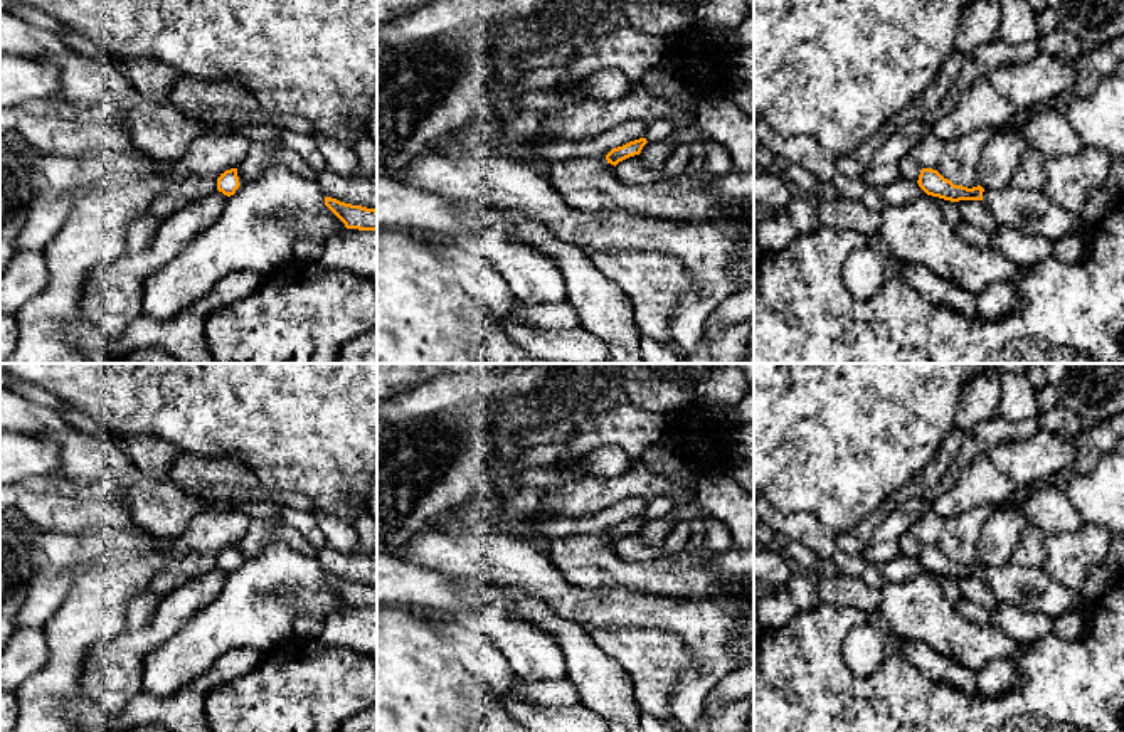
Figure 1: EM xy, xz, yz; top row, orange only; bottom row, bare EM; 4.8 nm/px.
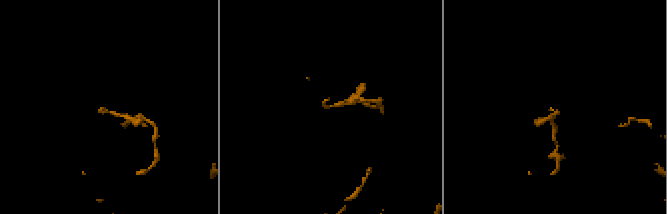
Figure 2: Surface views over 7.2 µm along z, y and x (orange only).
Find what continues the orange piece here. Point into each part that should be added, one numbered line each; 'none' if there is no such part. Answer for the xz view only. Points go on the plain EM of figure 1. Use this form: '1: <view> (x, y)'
none

